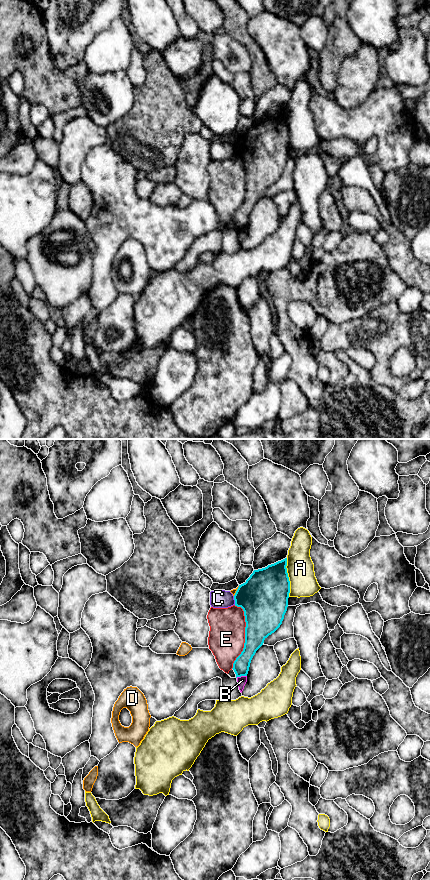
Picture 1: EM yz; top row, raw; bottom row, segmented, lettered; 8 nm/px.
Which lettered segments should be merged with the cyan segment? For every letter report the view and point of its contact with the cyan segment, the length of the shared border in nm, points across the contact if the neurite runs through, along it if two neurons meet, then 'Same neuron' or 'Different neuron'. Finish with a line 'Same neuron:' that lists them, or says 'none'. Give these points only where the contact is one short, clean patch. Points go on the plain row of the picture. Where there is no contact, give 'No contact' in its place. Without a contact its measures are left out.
A: Touches cyan at yz (288, 129). Shared border 320 nm. Different neuron
B: Touches cyan at yz (241, 227). Shared border 90 nm. Boundary: yz (246, 227), (236, 229). Different neuron
C: Touches cyan at yz (234, 151). Shared border 70 nm. Boundary: yz (233, 148), (235, 156). Different neuron
D: Touches cyan at yz (236, 143). Shared border 90 nm. Different neuron
E: Touches cyan at yz (245, 188). Shared border 500 nm. Different neuron
Same neuron: none

